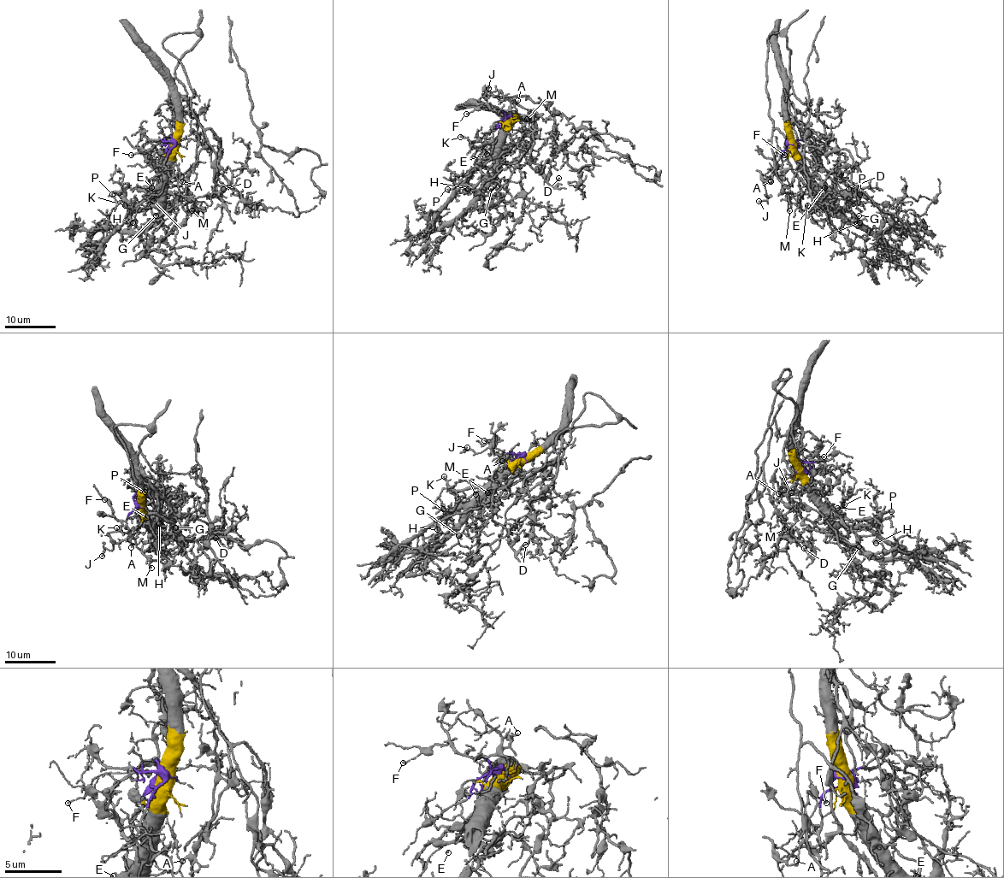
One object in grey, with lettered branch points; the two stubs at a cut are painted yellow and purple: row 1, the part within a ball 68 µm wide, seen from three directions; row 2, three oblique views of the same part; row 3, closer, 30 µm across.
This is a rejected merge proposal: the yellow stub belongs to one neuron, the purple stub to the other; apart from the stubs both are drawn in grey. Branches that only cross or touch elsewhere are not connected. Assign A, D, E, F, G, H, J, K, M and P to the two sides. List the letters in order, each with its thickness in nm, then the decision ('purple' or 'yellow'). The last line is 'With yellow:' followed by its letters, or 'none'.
A: 100 nm | purple
D: 100 nm | purple
E: 120 nm | yellow
F: 110 nm | purple
G: 80 nm | yellow
H: 100 nm | yellow
J: 130 nm | purple
K: 120 nm | yellow
M: 130 nm | purple
P: 150 nm | yellow
With yellow: E, G, H, K, P

